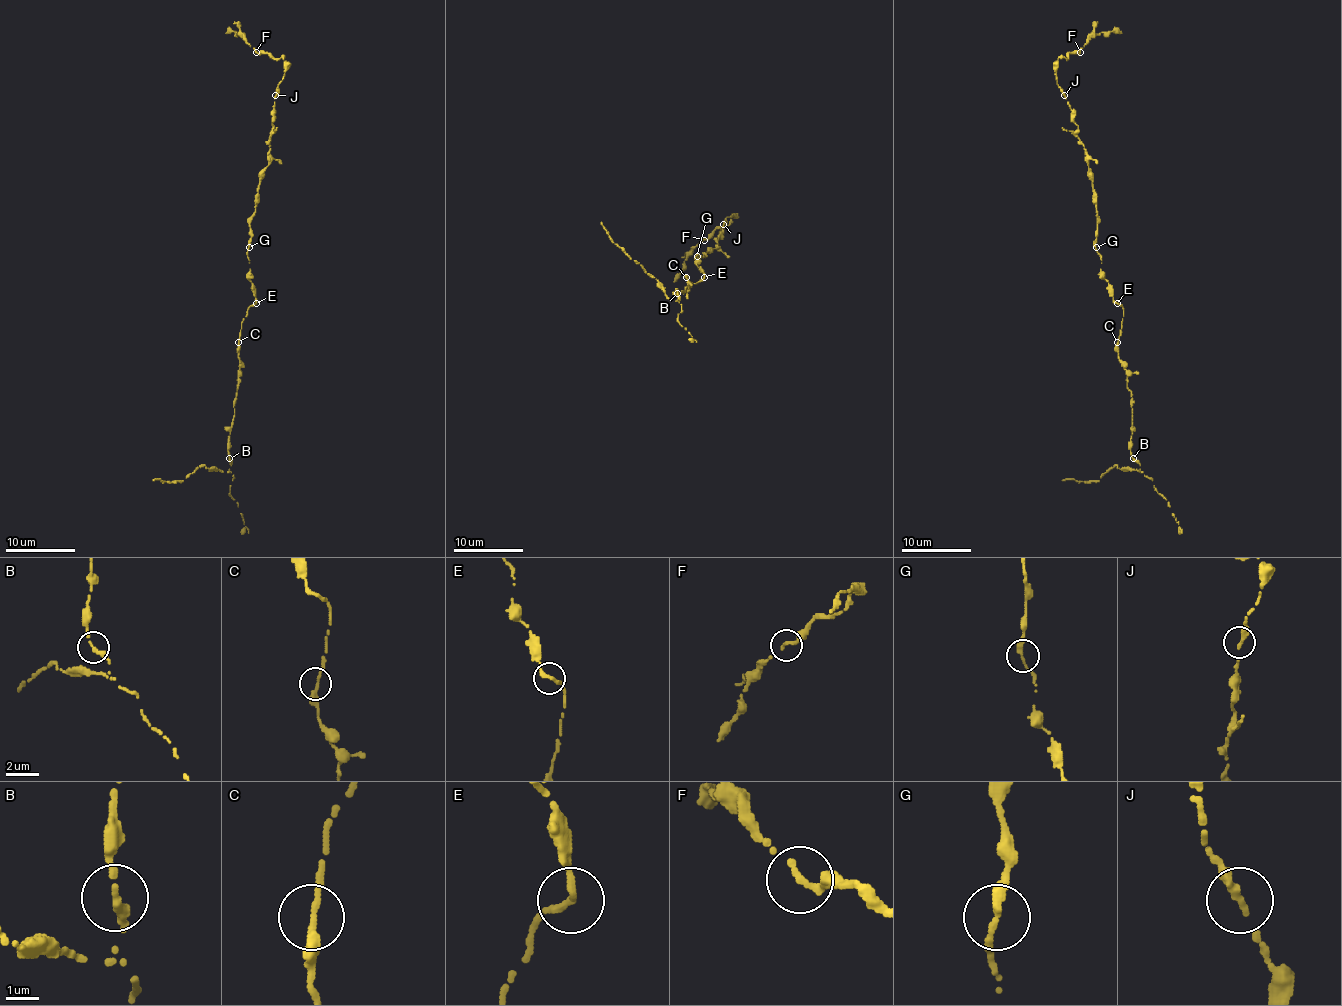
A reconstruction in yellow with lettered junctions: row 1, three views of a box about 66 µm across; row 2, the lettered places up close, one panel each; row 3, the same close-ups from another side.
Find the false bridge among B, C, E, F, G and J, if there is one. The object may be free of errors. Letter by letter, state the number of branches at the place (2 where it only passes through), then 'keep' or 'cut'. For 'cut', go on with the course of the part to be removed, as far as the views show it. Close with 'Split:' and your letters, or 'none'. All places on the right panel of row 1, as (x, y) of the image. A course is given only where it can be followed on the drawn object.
B: branches 2; cut; course (1132, 459), (1141, 471), (1113, 466), (1099, 480), (1062, 480)
C: branches 2; keep
E: branches 2; keep
F: branches 2; keep
G: branches 2; keep
J: branches 2; keep
Split: B

